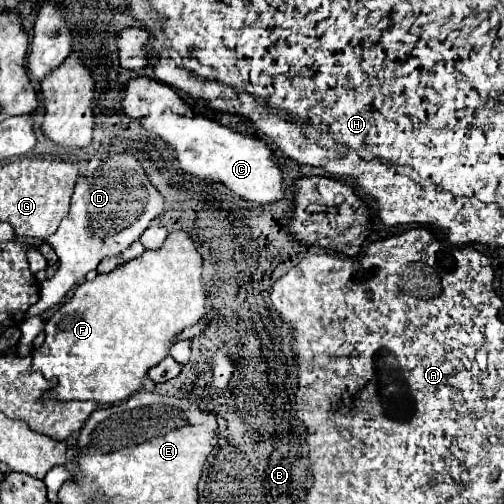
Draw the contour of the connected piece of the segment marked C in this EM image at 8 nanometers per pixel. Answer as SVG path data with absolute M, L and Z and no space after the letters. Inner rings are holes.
M164 110L158 116L144 116L140 118L140 126L144 130L154 132L160 136L172 150L176 152L176 160L182 168L182 172L198 176L202 180L214 180L228 190L236 192L240 198L266 204L276 202L284 196L284 184L280 168L274 162L274 152L270 146L258 138L250 138L244 134L238 134L226 126L220 126L214 120L202 118L202 116L180 116L172 110Z

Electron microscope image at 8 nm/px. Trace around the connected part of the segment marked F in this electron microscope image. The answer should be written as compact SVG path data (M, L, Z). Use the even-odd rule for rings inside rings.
M172 232L160 250L146 250L142 256L122 264L110 274L98 274L90 282L82 282L74 290L74 296L52 314L44 326L44 344L32 350L32 370L42 372L44 378L58 380L42 398L58 402L94 400L100 408L130 398L140 390L148 370L168 356L172 338L176 338L180 330L196 324L202 316L202 258L186 232Z

